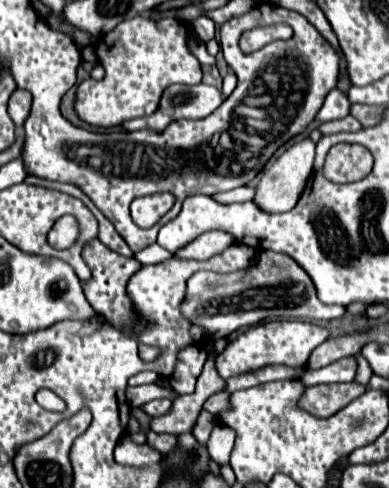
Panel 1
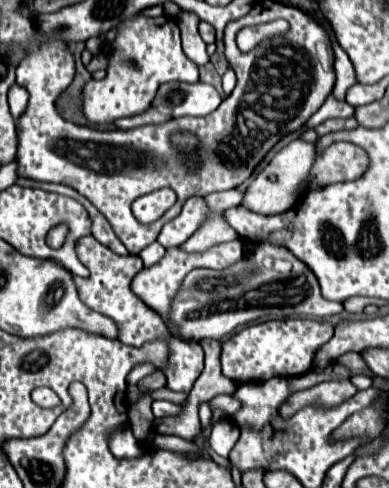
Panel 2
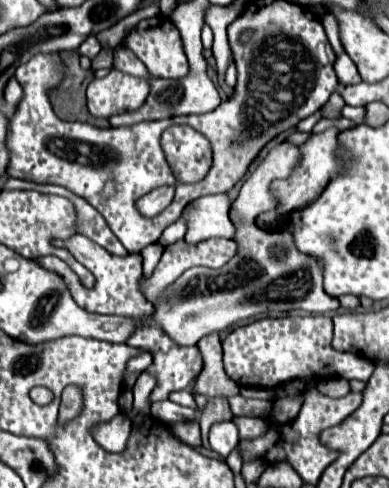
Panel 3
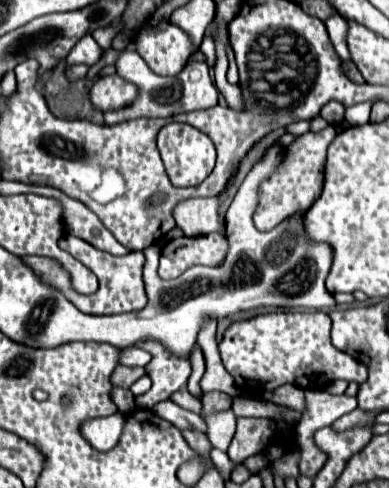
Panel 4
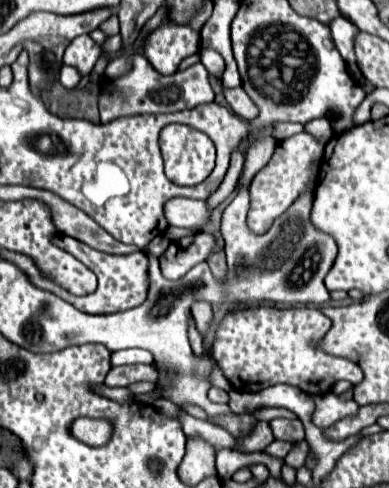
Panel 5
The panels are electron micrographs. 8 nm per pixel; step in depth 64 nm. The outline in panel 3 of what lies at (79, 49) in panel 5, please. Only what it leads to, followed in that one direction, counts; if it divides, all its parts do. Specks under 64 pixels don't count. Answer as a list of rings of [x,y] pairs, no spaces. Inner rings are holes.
[[[88,36],[88,38],[80,44],[80,56],[94,58],[100,50],[102,50],[102,46],[100,46],[100,42],[96,40],[96,36]]]

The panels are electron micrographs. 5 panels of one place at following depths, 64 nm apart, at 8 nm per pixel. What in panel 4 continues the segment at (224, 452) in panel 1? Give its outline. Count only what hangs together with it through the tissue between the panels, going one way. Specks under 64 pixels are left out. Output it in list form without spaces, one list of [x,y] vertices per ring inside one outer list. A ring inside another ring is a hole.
[[[226,410],[226,412],[218,412],[218,414],[212,414],[208,418],[208,440],[214,448],[226,452],[234,434],[236,434],[236,416],[232,410]]]

